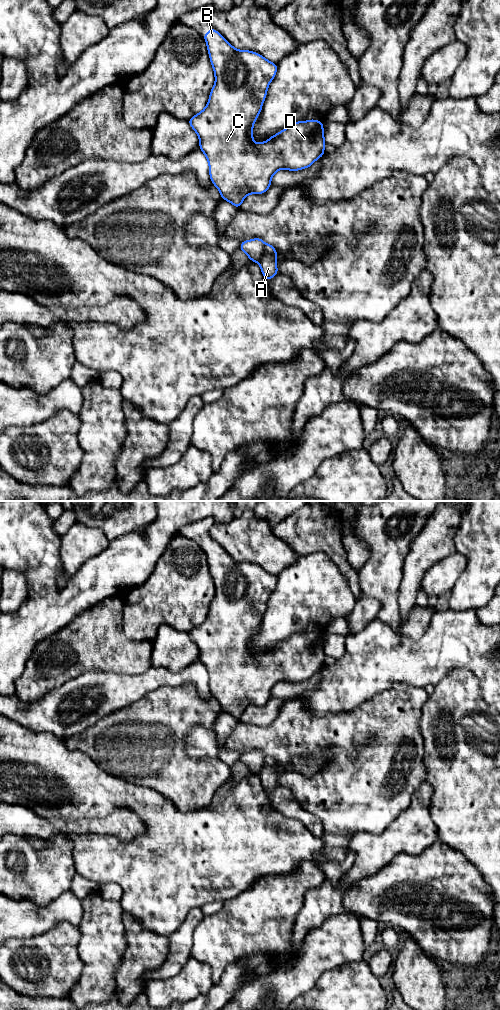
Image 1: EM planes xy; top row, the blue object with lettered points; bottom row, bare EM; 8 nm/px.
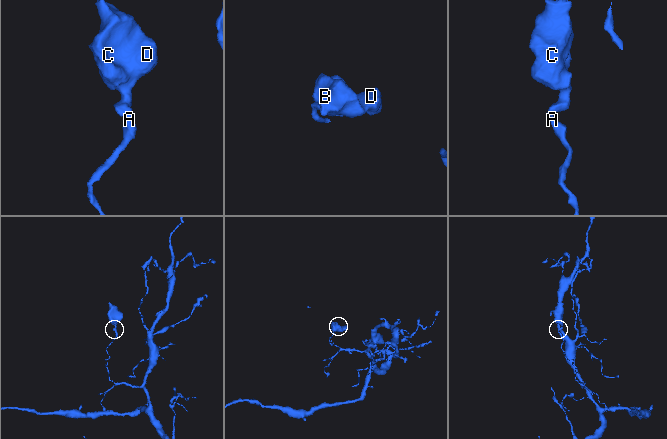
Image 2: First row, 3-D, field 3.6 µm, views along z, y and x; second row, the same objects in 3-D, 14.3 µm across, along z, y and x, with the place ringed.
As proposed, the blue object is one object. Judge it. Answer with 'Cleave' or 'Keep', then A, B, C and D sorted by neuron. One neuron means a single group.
Cleave. Groups: A / B C D

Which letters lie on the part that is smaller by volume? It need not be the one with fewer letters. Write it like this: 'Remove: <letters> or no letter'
Remove: B, C, D

